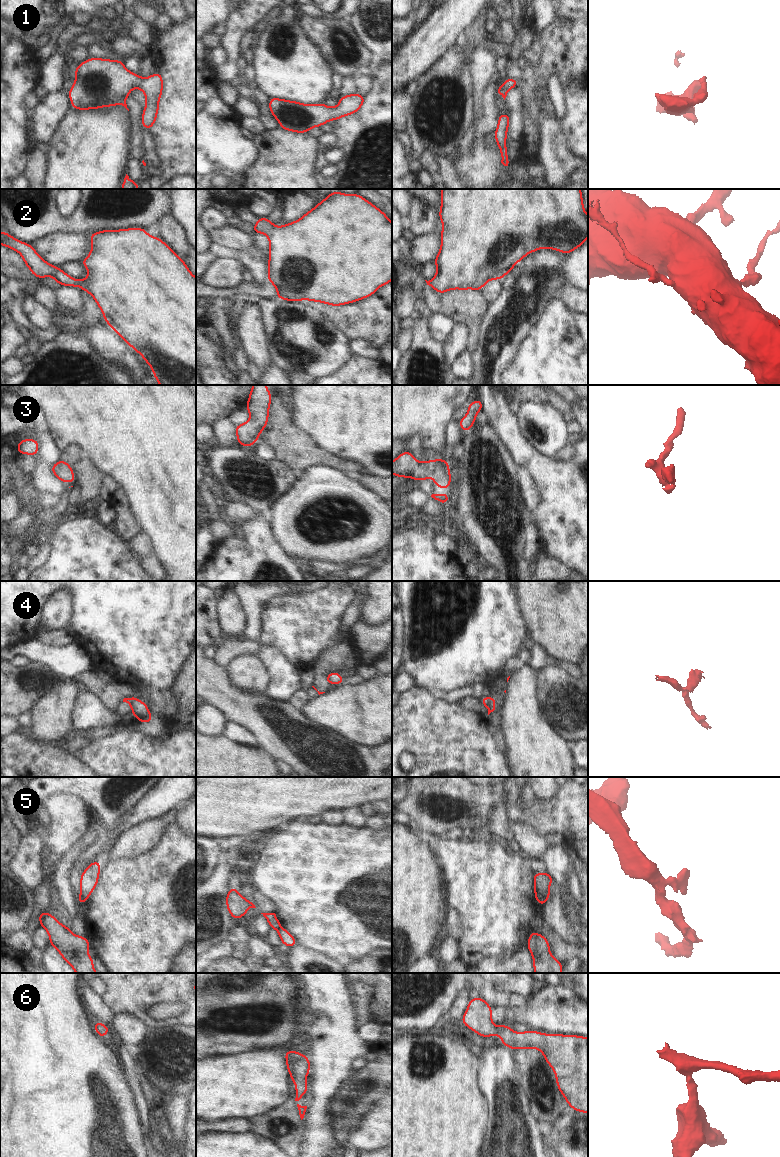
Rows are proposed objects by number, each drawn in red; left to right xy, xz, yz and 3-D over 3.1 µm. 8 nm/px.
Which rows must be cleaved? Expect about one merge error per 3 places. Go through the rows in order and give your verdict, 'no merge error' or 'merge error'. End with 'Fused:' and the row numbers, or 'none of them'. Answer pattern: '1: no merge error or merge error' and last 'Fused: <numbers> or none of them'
1: no merge error
2: no merge error
3: no merge error
4: merge error
5: merge error
6: no merge error
Fused: 4, 5

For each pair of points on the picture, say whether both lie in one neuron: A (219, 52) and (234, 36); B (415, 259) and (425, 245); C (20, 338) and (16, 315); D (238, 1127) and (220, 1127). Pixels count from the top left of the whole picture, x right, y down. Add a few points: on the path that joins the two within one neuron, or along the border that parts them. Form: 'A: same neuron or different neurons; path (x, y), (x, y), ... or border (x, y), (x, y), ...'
A: different neurons; border (222, 46), (227, 54), (227, 61), (216, 68)
B: same neuron; path (418, 256), (425, 248)
C: different neurons; border (11, 322), (16, 326)
D: same neuron; path (234, 1127), (224, 1127)

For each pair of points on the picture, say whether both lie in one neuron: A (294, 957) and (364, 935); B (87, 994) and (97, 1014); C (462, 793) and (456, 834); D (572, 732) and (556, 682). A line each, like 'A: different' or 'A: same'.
A: different
B: same
C: different
D: same

